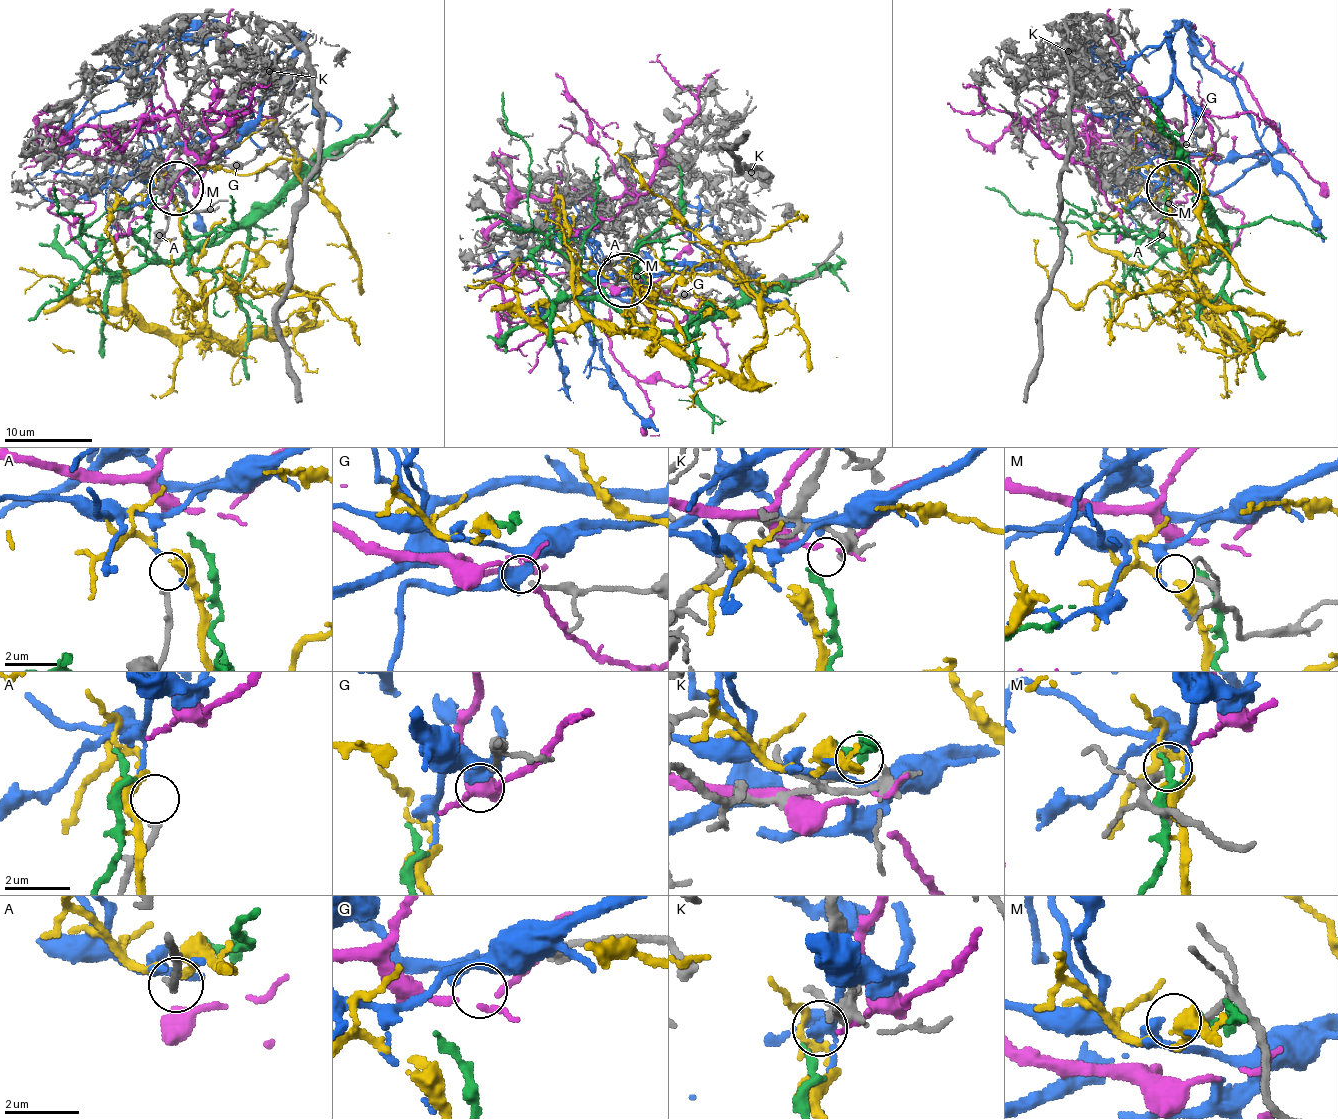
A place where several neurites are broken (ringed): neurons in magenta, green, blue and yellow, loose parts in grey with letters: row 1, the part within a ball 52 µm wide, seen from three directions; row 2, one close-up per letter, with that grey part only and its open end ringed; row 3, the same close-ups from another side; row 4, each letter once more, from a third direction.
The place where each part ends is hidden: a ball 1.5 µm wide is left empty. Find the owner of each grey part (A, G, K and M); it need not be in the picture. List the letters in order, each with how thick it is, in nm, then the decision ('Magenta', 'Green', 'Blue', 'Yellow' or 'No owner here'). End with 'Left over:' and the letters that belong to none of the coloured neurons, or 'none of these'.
A: Thickness 200 nm. No owner here
G: Thickness 140 nm. Magenta
K: Thickness 280 nm. No owner here
M: Thickness 200 nm. Blue
Left over: A, K

